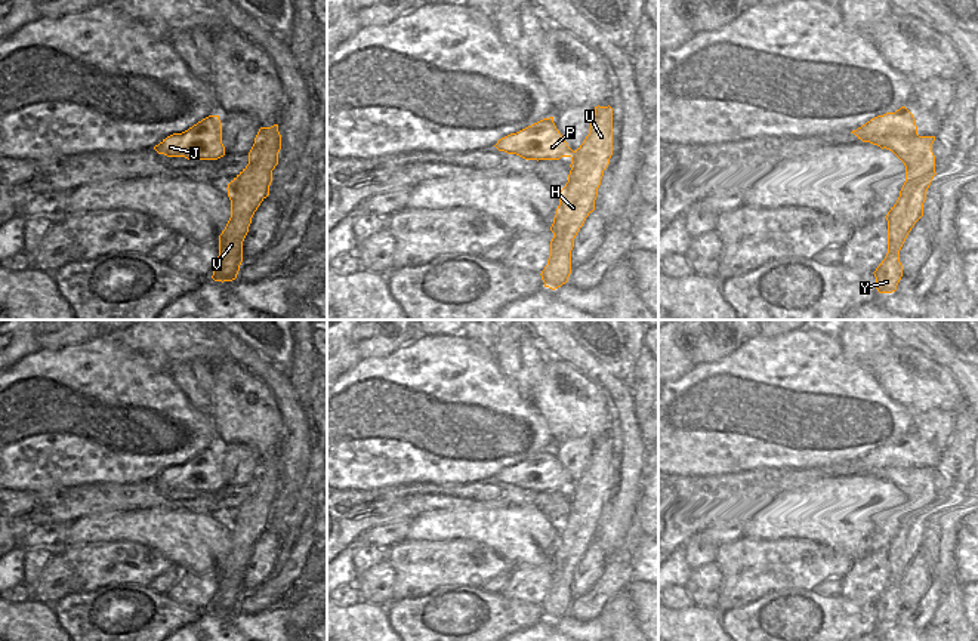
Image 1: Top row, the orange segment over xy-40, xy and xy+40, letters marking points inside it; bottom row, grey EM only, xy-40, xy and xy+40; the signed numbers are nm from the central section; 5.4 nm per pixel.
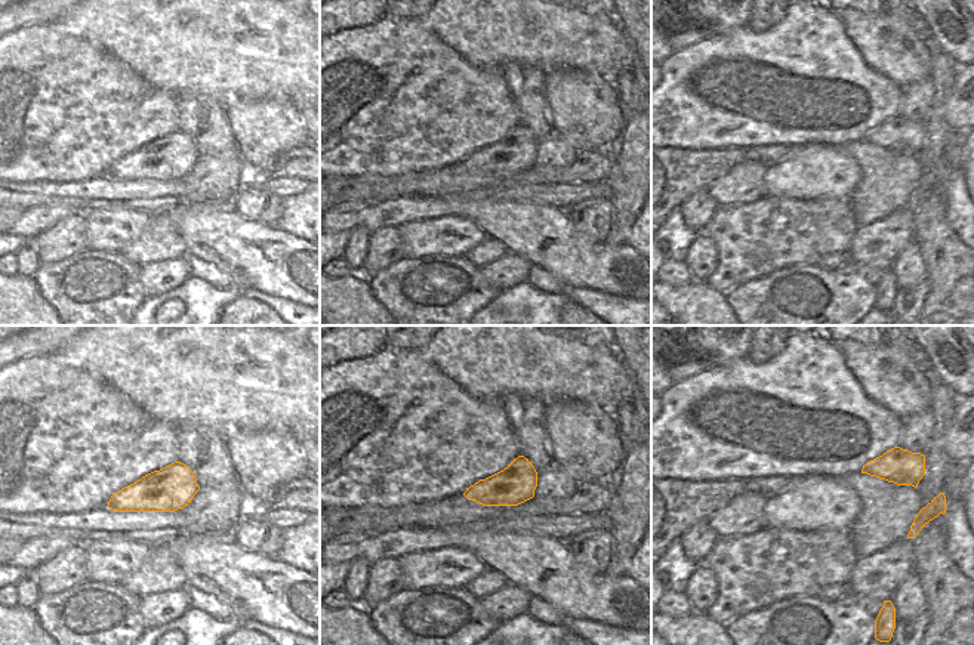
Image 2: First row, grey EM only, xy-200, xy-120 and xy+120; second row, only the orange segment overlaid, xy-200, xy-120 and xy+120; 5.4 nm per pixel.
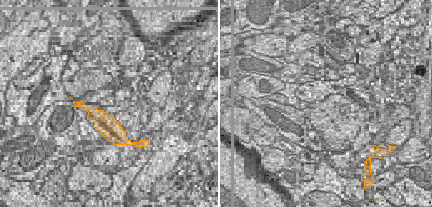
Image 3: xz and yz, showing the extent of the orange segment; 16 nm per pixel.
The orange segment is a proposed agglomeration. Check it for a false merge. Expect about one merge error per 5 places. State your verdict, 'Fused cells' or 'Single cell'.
Fused cells.

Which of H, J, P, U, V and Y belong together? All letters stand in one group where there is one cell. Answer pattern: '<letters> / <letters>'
H U V Y / J P

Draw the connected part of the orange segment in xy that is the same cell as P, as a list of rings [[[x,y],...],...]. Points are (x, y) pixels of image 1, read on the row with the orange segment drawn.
[[[553,117],[543,118],[516,133],[507,135],[499,139],[494,147],[499,151],[537,161],[574,155],[574,151],[556,129]]]

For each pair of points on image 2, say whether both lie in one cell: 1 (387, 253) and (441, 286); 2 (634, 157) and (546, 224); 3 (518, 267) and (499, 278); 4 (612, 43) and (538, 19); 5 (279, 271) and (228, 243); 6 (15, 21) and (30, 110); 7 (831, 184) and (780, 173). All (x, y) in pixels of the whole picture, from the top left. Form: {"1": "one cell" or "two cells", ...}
{"1": "two cells", "2": "two cells", "3": "one cell", "4": "one cell", "5": "one cell", "6": "two cells", "7": "one cell"}

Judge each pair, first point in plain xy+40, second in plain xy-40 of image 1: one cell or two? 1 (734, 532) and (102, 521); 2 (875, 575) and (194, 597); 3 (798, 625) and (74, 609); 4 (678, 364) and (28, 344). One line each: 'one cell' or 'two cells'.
1: two cells
2: one cell
3: one cell
4: one cell

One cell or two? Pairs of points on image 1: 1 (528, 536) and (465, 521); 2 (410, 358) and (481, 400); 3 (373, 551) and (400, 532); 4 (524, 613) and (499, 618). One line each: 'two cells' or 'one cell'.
1: one cell
2: one cell
3: two cells
4: one cell

